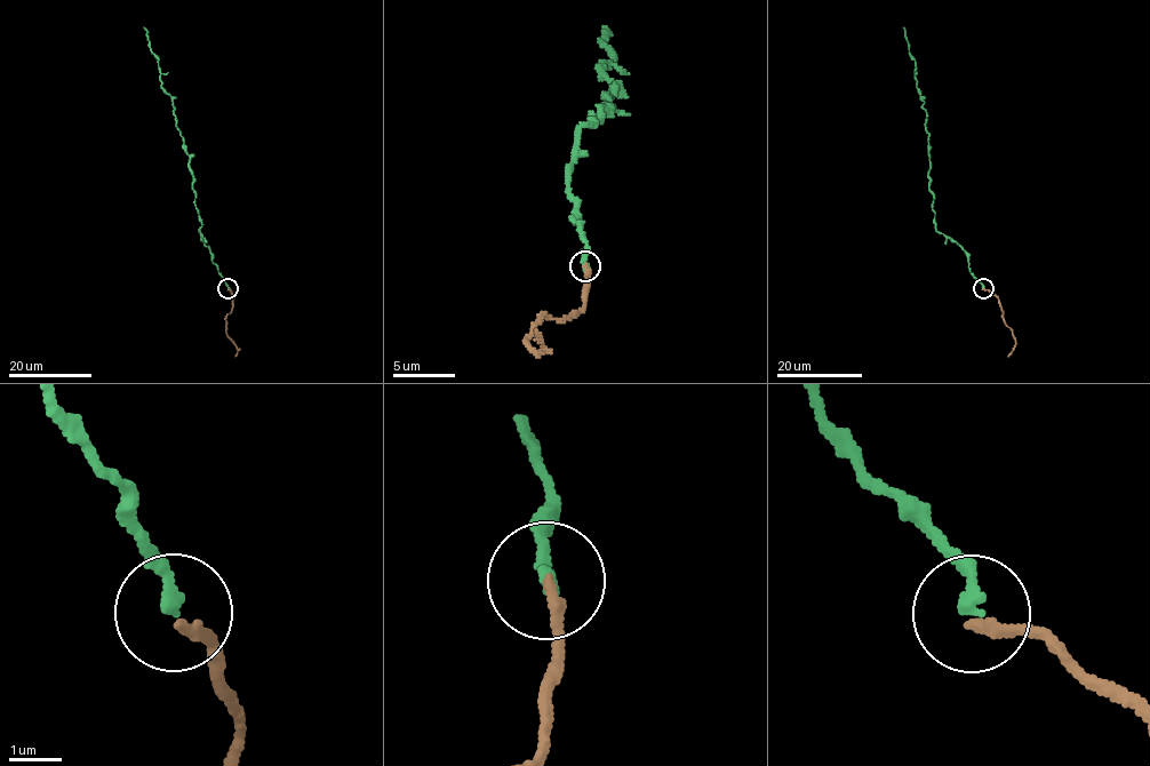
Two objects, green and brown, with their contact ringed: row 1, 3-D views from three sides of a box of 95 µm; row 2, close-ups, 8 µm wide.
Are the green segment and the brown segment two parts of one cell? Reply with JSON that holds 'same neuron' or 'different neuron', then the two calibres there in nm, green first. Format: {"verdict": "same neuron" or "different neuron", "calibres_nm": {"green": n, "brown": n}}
{"verdict": "same neuron", "calibres_nm": {"green": 240, "brown": 200}}

